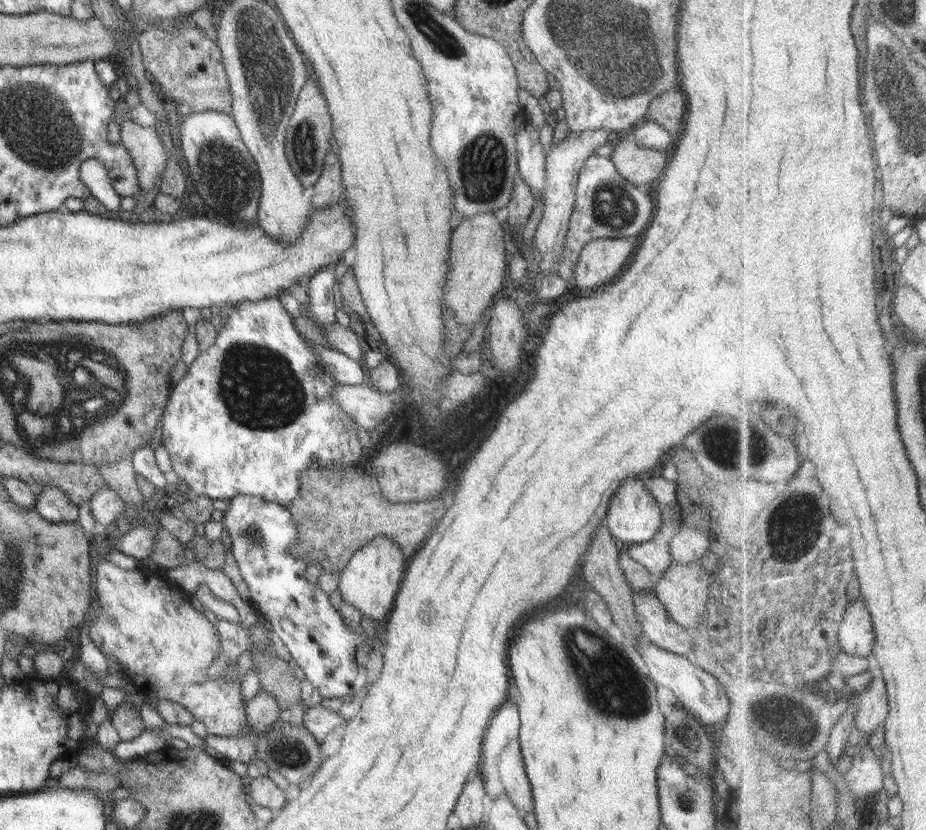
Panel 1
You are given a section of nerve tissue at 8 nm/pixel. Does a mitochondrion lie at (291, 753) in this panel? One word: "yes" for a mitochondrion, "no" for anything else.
yes

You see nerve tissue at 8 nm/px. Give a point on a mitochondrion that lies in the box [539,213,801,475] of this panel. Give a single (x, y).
(720, 444)

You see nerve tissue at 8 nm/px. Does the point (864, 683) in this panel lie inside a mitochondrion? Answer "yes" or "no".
no

